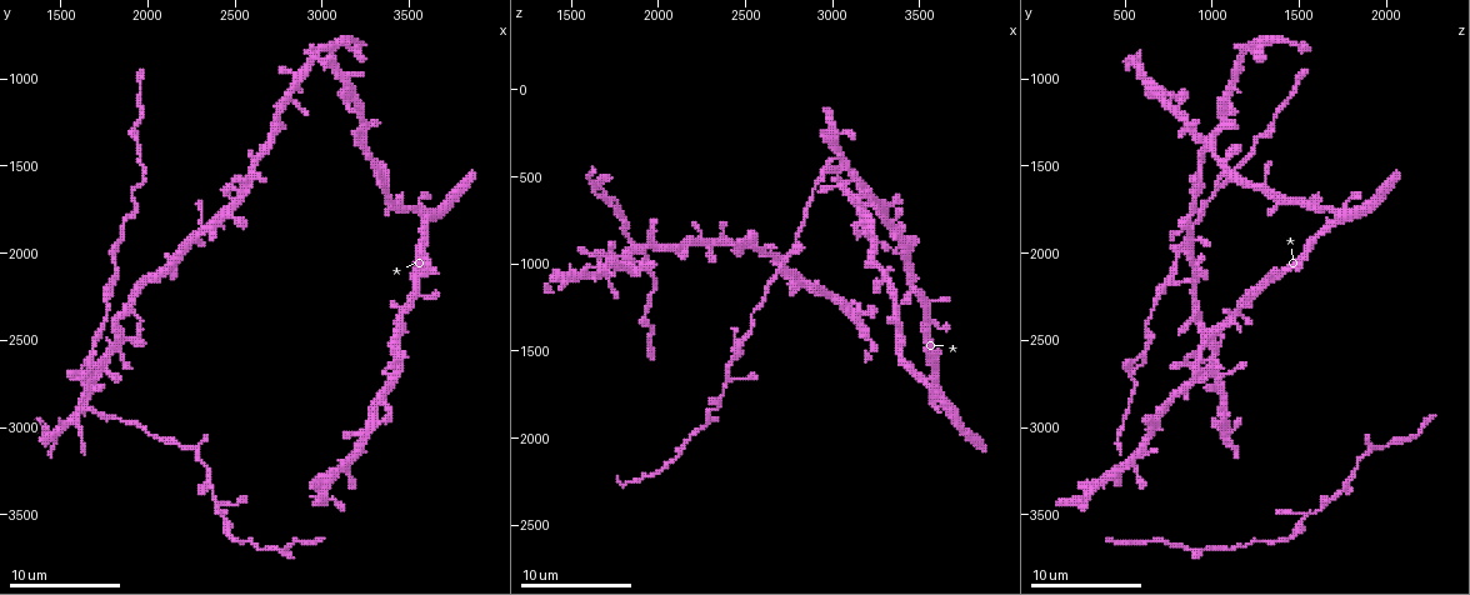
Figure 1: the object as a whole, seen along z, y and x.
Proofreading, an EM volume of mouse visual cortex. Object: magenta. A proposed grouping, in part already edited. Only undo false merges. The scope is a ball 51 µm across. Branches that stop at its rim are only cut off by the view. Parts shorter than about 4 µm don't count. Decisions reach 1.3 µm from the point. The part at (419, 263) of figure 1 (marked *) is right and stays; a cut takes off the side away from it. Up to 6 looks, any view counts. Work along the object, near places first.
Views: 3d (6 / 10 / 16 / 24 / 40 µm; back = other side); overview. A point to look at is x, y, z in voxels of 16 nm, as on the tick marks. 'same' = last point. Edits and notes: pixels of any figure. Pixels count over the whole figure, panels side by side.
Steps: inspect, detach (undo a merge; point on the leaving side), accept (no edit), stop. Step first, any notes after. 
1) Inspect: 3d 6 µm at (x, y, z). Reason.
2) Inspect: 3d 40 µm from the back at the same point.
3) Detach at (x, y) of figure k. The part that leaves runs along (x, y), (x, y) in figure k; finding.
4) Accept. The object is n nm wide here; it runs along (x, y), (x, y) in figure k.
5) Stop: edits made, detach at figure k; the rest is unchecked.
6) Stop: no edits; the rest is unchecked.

Inspect: 3d 10 µm at (3560, 1760, 1720). A fork.

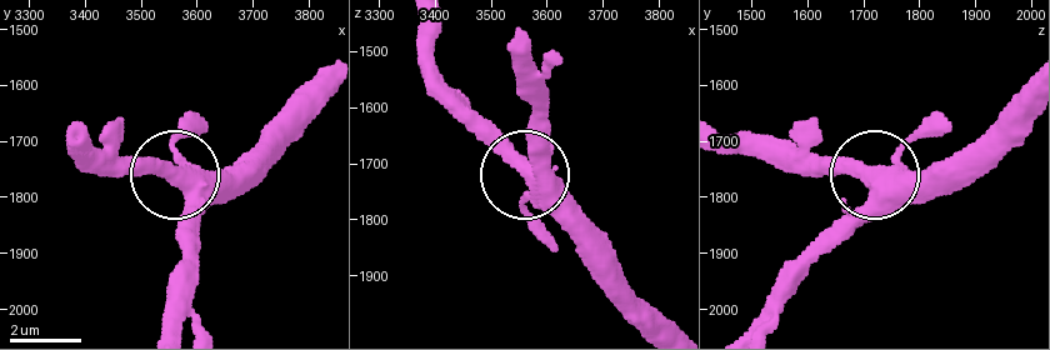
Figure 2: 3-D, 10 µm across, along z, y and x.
Inspect: 3d 6 µm at (3565, 1755, 1720). Zoom in.

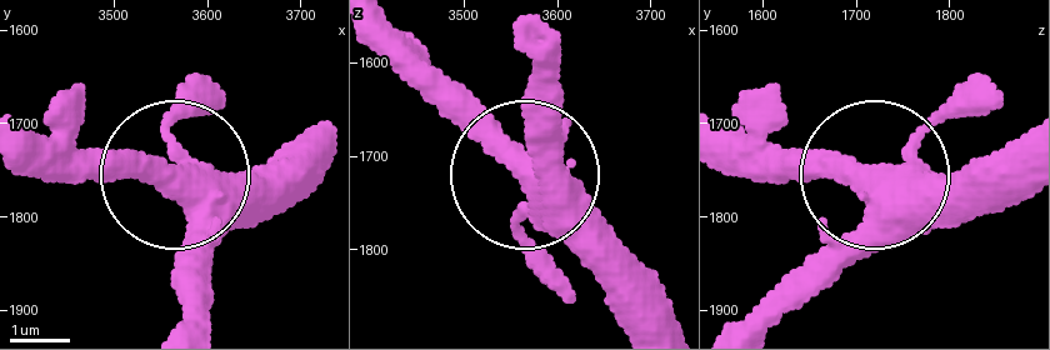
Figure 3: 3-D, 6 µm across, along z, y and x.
Accept. The side arm is 8 µm long; continuous, no second neuron.

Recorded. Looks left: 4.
Inspect: 3d 10 µm at (1680, 2580, 620). Sudden change in width.

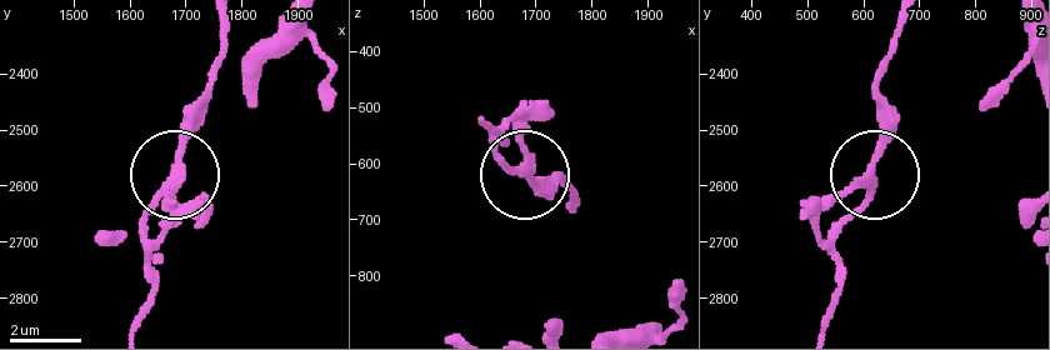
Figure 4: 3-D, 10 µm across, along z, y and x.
Accept. 3 arms meet here; all the same neuron.

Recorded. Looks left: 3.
Inspect: 3d 10 µm at (1960, 2160, 860). Arms part here.

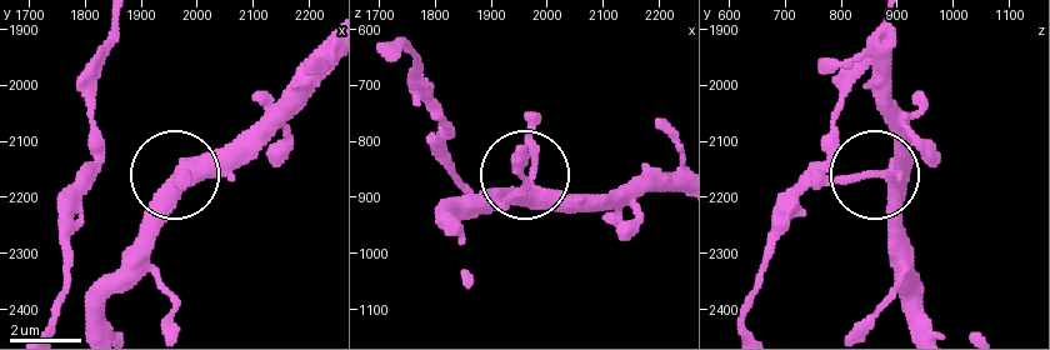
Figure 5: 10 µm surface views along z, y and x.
Accept. 3 arms meet here; it runs along (884, 53), (893, 160), (880, 175), (893, 196), (893, 264) in figure 5; continuous, no second neuron.

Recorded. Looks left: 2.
Stop: no edits; the rest is unchecked.

